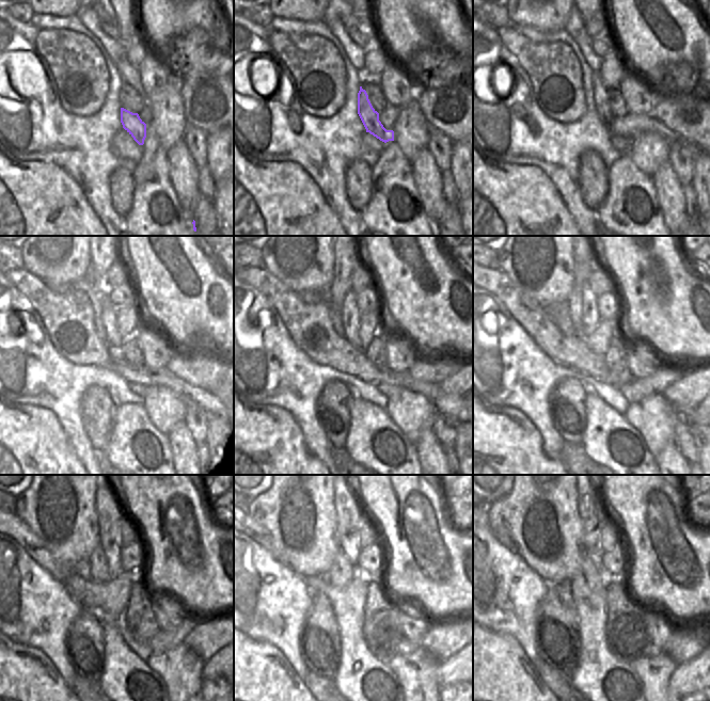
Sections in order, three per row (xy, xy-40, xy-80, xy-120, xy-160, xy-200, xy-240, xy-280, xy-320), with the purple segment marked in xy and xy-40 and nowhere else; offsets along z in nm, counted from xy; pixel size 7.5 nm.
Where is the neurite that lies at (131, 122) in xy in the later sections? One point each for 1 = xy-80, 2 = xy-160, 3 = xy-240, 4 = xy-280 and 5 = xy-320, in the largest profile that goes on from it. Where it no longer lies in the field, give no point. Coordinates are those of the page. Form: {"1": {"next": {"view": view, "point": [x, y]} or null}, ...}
{"1": {"next": {"view": "xy-80", "point": [601, 94]}}, "2": {"next": {"view": "xy-160", "point": [349, 313]}}, "3": {"next": {"view": "xy-240", "point": [108, 520]}}, "4": {"next": {"view": "xy-280", "point": [349, 516]}}, "5": {"next": {"view": "xy-320", "point": [590, 510]}}}

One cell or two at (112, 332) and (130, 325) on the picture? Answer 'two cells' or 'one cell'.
two cells

